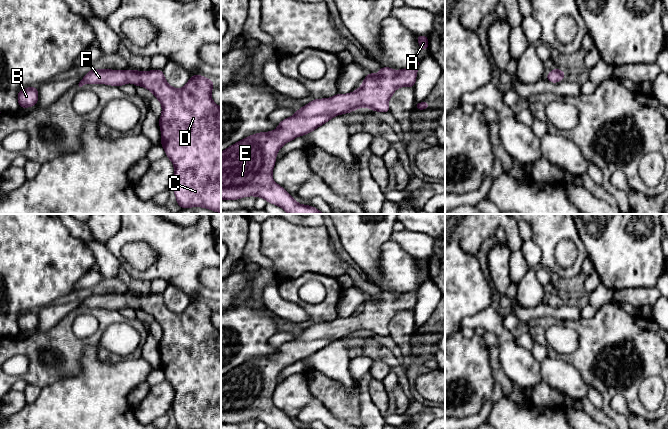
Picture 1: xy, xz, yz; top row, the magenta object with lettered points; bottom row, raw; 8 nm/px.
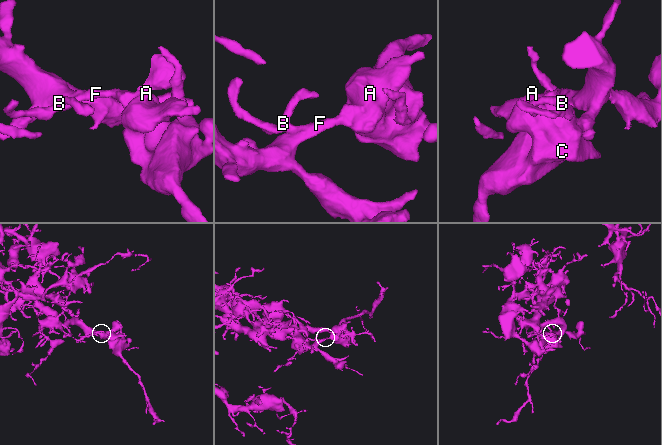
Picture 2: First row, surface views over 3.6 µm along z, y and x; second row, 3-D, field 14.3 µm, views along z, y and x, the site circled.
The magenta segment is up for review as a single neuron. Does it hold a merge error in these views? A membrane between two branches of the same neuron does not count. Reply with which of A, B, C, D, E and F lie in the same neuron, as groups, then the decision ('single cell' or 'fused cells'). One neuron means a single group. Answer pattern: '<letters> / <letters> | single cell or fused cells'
A B C D E F | single cell

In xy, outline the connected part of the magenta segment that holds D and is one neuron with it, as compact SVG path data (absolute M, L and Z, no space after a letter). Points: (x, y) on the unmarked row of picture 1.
M94 292L78 309L82 311L86 307L97 307L120 311L129 306L150 314L162 328L162 339L159 342L161 369L175 392L172 411L178 429L221 429L221 332L211 322L214 306L205 300L192 299L183 312L175 313L167 307L161 294L142 296L130 293L100 294Z

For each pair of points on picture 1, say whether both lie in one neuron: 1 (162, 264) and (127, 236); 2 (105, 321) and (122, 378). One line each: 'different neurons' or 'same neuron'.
1: same neuron
2: different neurons

